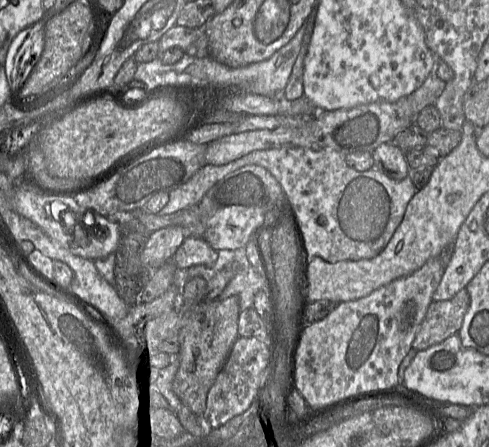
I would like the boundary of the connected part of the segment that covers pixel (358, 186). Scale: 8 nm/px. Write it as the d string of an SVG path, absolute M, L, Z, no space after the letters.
M280 147L256 150L224 165L205 164L187 182L169 193L168 203L158 215L170 215L198 205L207 190L224 176L247 165L258 165L272 174L284 192L303 234L309 259L317 256L332 263L370 259L386 247L400 225L409 201L418 189L409 176L395 180L375 167L358 171L347 163L346 156L333 149L316 151L304 147Z

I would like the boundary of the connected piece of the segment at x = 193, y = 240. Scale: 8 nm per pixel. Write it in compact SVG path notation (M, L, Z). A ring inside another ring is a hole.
M187 235L172 257L180 271L186 271L195 265L212 267L217 259L218 252L211 248L203 238Z

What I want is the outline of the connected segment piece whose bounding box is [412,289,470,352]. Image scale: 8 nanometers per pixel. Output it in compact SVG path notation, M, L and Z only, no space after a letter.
M466 289L460 290L453 298L433 301L421 323L412 349L426 350L458 333L469 308L470 297Z

